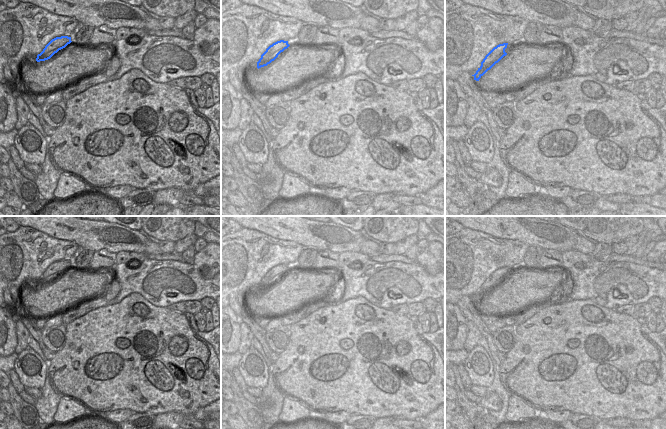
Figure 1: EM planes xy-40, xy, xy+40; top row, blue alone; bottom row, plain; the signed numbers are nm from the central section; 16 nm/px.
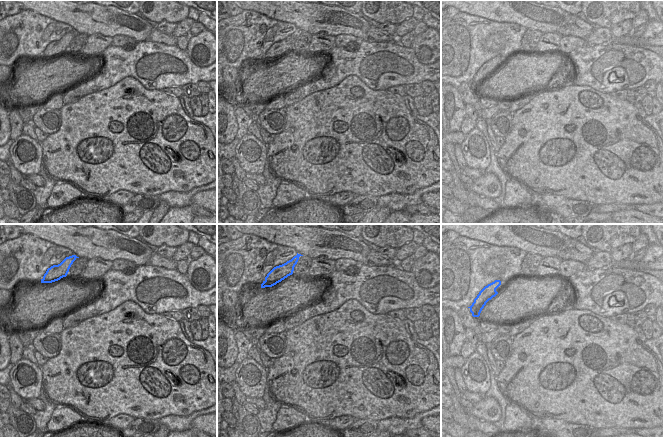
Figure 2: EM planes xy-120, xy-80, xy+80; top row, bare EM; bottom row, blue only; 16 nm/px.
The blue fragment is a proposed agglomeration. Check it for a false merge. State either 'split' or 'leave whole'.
leave whole

